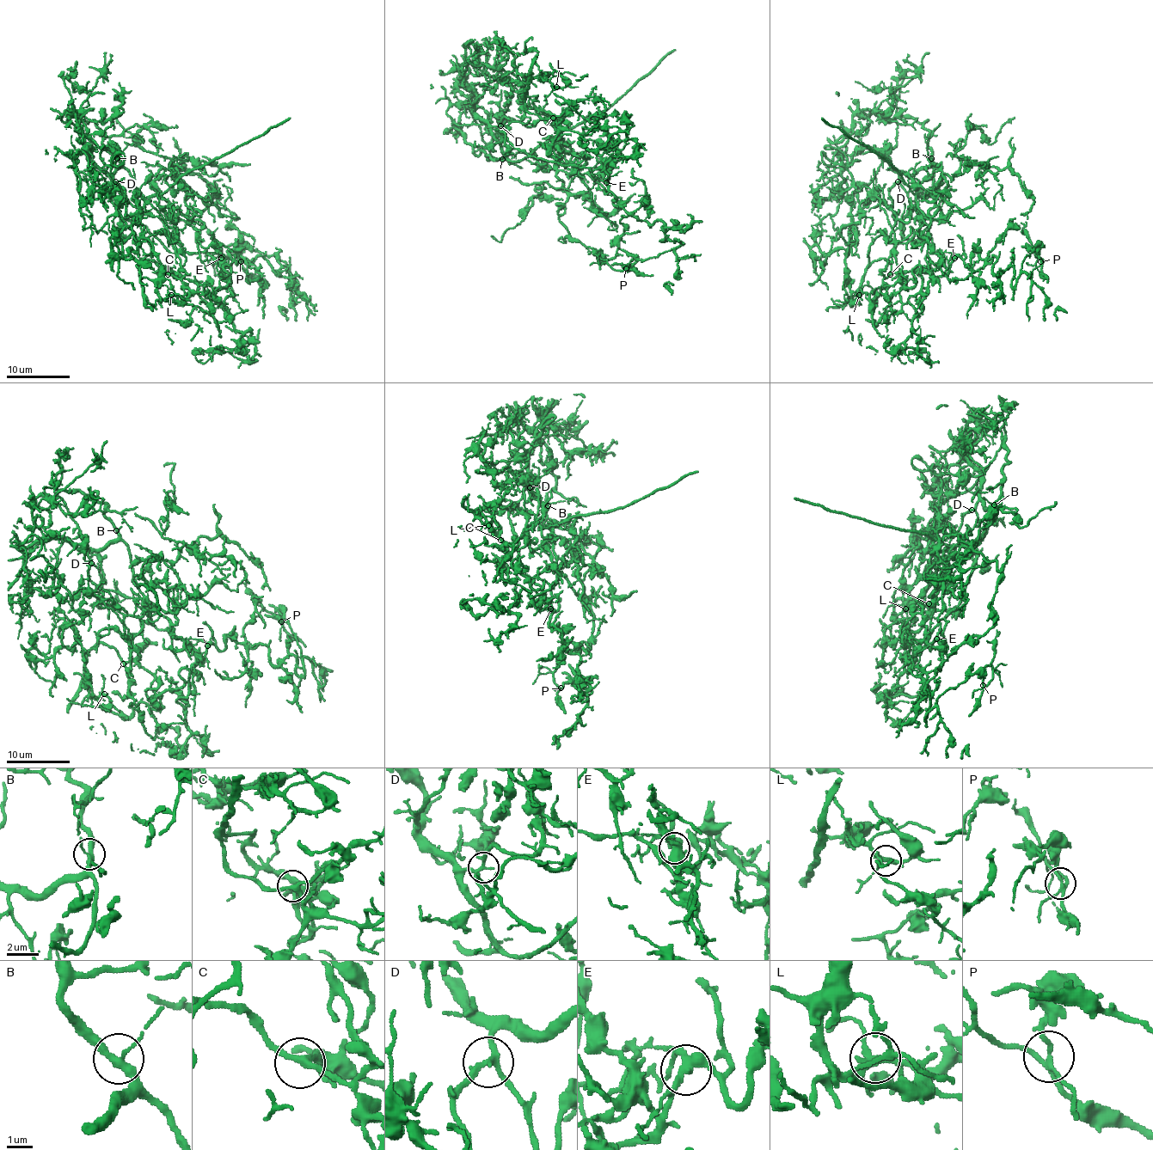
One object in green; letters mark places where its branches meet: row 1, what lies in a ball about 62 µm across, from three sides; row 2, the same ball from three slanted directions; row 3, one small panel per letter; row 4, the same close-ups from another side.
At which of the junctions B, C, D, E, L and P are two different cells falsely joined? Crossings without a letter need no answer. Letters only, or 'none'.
E, P

